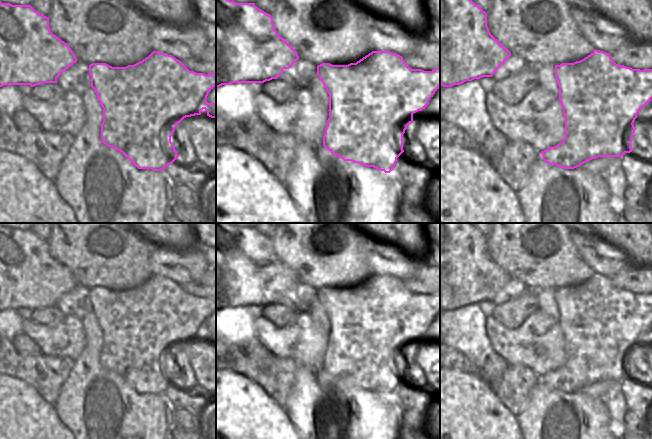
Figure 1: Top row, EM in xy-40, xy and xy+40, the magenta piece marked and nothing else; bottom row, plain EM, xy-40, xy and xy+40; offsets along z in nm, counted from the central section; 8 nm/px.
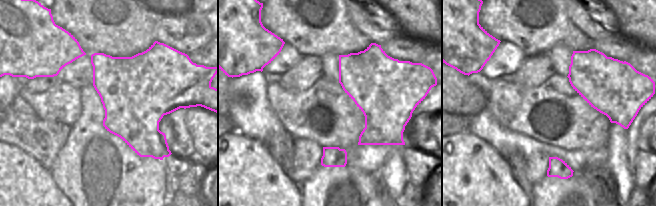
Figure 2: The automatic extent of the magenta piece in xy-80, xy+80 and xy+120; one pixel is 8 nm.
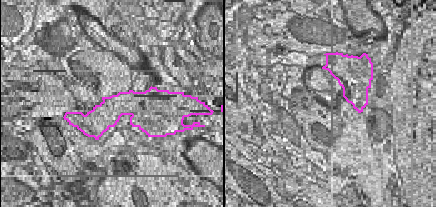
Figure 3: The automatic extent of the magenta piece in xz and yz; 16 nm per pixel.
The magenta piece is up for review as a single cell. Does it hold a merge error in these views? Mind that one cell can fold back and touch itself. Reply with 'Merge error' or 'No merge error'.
Merge error

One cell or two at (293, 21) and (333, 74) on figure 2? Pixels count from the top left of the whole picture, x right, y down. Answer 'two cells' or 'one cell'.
two cells

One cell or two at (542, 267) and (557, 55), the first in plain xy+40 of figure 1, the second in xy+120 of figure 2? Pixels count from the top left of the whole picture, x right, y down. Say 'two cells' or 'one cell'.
two cells

